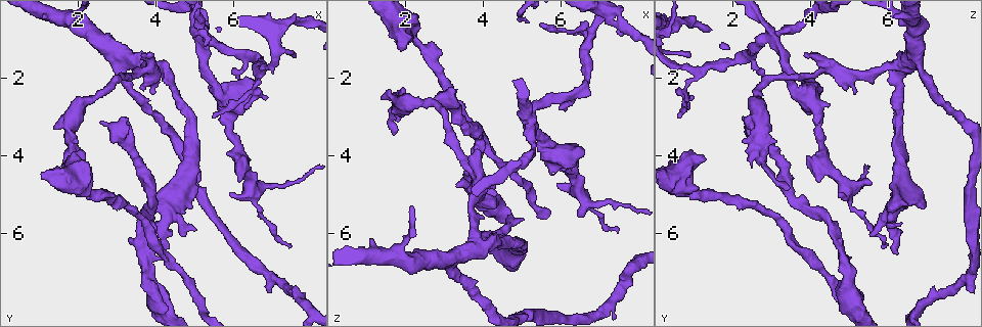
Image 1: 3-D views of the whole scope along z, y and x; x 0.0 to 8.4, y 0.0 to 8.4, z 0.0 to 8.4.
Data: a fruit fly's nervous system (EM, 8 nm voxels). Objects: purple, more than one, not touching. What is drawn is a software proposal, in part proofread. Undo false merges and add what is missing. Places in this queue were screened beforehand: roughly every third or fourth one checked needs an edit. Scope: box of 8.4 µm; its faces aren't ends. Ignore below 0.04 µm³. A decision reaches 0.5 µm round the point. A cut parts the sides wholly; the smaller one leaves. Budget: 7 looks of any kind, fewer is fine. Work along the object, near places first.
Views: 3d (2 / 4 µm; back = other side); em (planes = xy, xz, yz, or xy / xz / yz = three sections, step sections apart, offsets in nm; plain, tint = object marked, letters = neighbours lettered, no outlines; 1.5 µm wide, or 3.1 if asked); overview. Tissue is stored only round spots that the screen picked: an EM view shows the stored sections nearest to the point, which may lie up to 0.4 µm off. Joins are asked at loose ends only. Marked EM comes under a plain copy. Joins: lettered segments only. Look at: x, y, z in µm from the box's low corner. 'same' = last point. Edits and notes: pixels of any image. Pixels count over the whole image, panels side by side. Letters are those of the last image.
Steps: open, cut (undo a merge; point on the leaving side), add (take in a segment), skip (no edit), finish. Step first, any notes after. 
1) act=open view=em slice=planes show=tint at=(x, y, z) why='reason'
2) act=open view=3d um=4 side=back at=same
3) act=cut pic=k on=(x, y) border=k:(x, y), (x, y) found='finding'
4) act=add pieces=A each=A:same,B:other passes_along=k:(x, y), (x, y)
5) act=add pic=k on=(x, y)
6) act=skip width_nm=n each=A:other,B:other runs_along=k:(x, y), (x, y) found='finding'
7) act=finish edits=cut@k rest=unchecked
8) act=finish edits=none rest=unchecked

act=open view=em slice=yz step=8 show=tint at=(5.25, 0.95, 3.05) why='four arms meet'

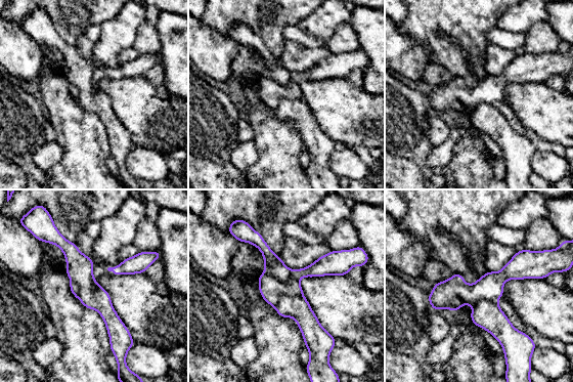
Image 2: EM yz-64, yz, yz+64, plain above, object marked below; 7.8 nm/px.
act=open view=em slice=xy step=4 show=letters at=same why='cut it another way'

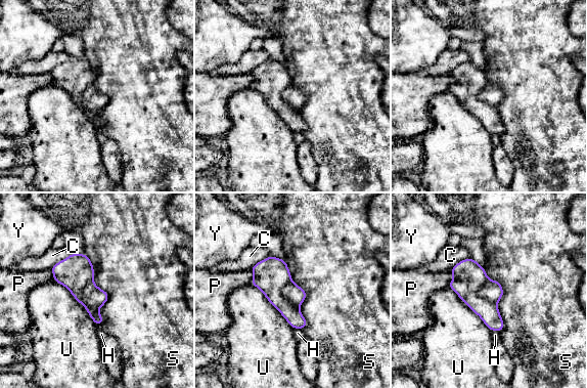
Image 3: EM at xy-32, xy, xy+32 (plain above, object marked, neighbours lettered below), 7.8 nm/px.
act=cut pic=3 on=(92, 296) longest_contact=S:600nm each=C:other,H:other,P:other,S:other,U:other,Y:other border=3:(89, 281), (82, 300), (97, 309) found='two cells meet here'

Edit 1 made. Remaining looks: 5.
act=open view=em slice=planes show=letters at=(3.50, 1.85, 4.10) why='thick turns thin'

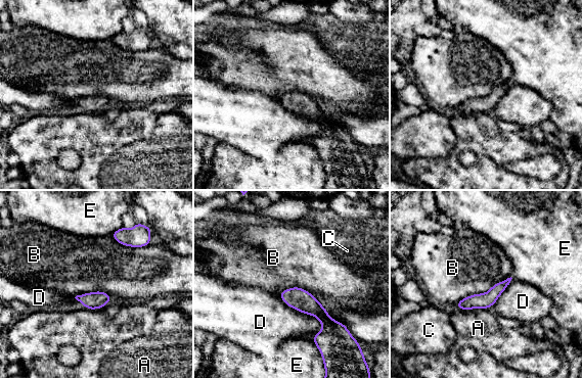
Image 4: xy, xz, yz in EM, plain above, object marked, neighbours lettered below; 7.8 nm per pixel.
act=skip each=A:other,B:other,C:other,D:other,E:other found='continuous, no second cell'

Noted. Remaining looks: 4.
act=open view=overview

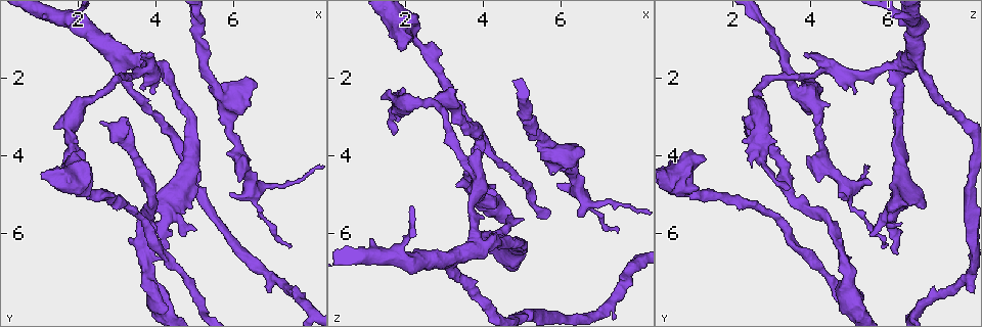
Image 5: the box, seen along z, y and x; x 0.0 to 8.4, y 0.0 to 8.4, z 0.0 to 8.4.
act=open view=em slice=yz step=8 show=tint at=(1.95, 4.15, 1.25) why='thick end'

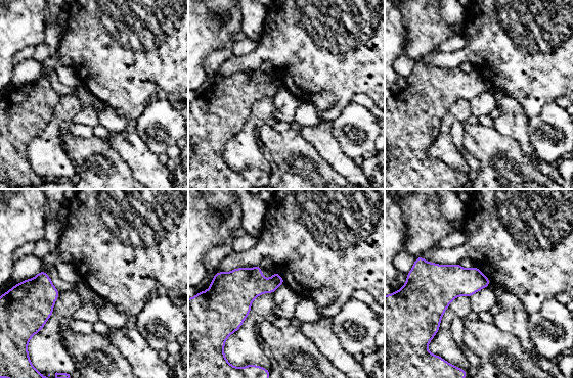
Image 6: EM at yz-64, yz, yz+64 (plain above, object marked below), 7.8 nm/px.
act=open view=em slice=planes show=letters at=same why='cut it another way'

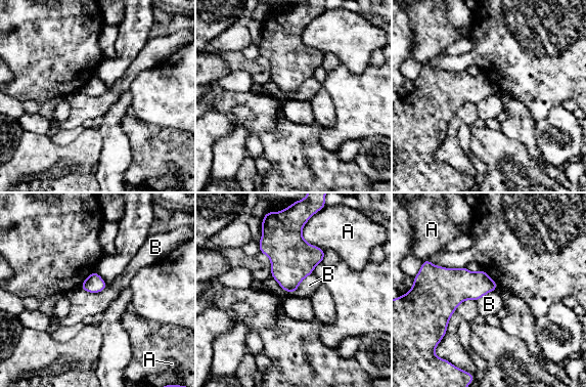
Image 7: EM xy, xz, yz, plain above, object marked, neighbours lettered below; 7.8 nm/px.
act=skip each=A:other,B:other border=7:(312, 271), (292, 292), (270, 276) found='no lettered segment goes on from it'

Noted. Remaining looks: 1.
act=finish edits=cut@3 rest=unchecked

